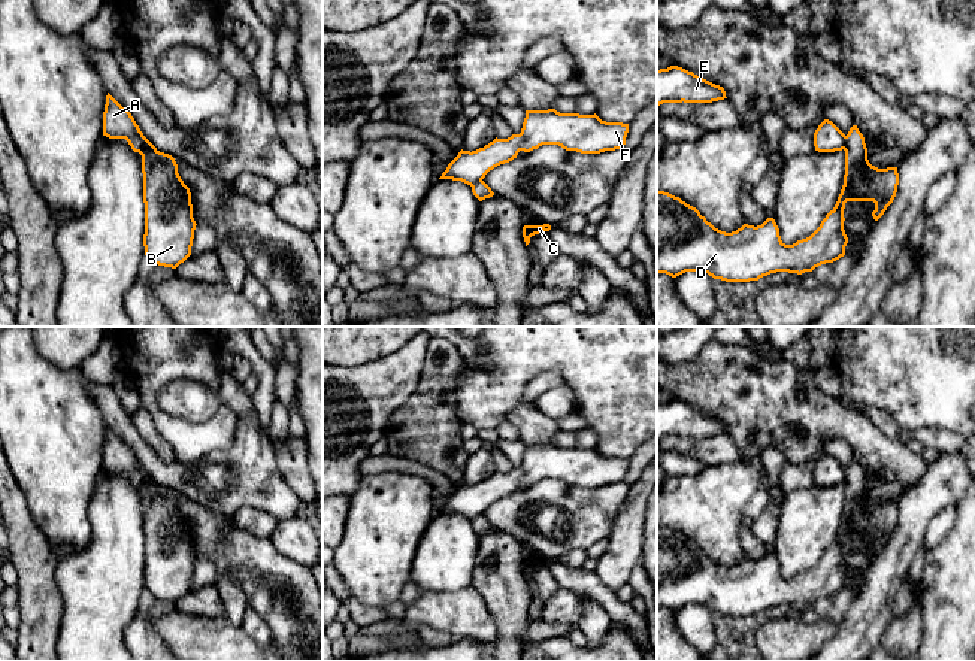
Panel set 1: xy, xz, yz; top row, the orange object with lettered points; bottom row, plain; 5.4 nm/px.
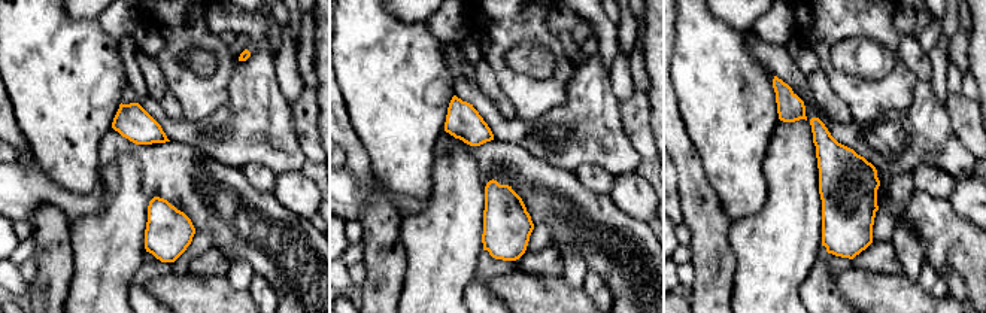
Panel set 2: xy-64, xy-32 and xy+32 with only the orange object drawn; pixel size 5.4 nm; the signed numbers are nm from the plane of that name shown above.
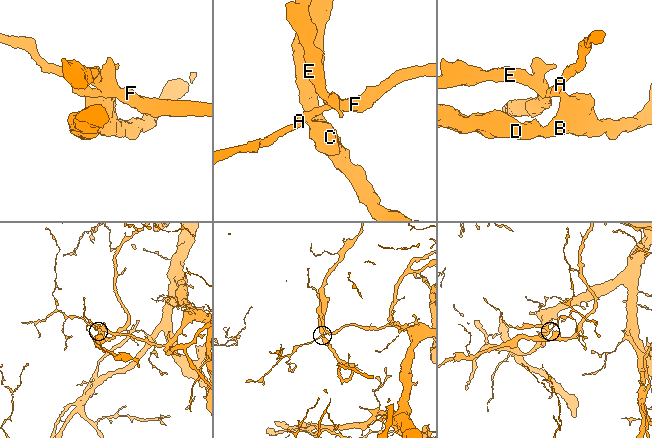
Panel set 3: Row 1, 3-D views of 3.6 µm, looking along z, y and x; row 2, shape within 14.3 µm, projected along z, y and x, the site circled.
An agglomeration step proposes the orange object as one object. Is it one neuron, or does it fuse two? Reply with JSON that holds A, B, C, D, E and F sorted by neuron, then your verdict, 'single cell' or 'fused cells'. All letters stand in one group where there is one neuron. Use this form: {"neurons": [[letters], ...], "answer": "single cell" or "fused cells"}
{"neurons": [["A", "E", "F"], ["B", "C", "D"]], "answer": "fused cells"}

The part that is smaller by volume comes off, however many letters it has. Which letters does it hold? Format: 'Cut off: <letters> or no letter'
Cut off: B, C, D

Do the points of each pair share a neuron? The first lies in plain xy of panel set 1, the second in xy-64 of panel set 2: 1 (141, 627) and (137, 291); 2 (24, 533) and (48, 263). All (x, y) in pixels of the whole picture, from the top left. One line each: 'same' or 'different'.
1: same
2: same

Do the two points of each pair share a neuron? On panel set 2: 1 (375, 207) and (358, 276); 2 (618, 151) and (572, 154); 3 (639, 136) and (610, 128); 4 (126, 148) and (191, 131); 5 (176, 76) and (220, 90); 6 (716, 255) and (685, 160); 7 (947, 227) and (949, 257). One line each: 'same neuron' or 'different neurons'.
1: different neurons
2: same neuron
3: different neurons
4: different neurons
5: same neuron
6: same neuron
7: same neuron

